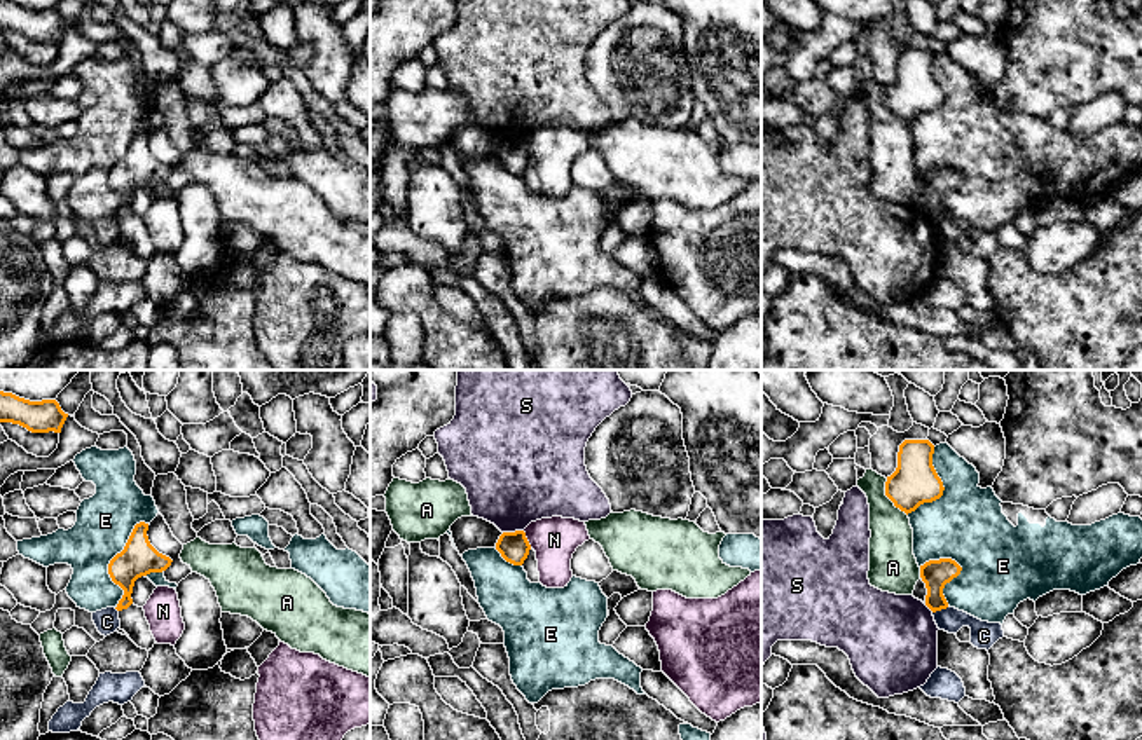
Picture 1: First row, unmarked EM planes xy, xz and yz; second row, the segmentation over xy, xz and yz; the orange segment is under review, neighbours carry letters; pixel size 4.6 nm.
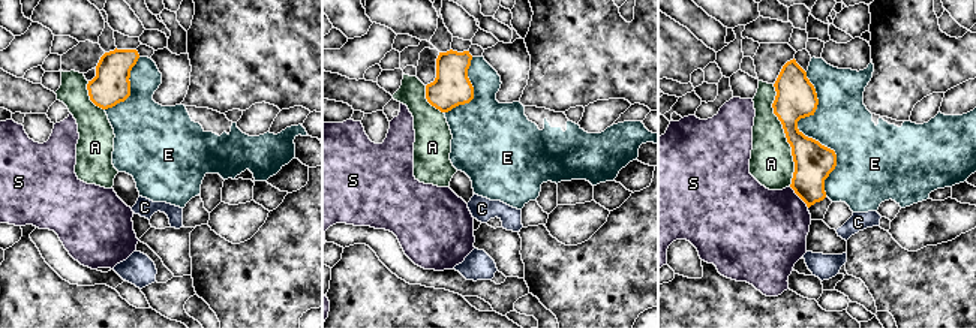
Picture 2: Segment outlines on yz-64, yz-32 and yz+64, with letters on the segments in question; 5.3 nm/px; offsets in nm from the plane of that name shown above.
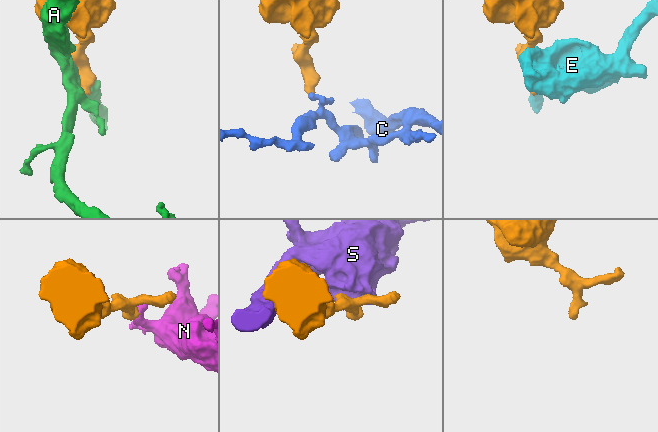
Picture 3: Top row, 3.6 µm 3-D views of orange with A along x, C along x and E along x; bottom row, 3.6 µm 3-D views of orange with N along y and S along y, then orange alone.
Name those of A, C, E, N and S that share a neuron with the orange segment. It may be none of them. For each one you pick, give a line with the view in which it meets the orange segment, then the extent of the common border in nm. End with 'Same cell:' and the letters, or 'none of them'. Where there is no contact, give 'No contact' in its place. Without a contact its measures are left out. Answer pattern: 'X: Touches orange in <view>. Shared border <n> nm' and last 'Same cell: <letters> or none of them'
Same cell: none of them

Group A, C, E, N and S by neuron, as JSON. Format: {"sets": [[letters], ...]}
{"sets": [["A"], ["C"], ["E"], ["N"], ["S"]]}

